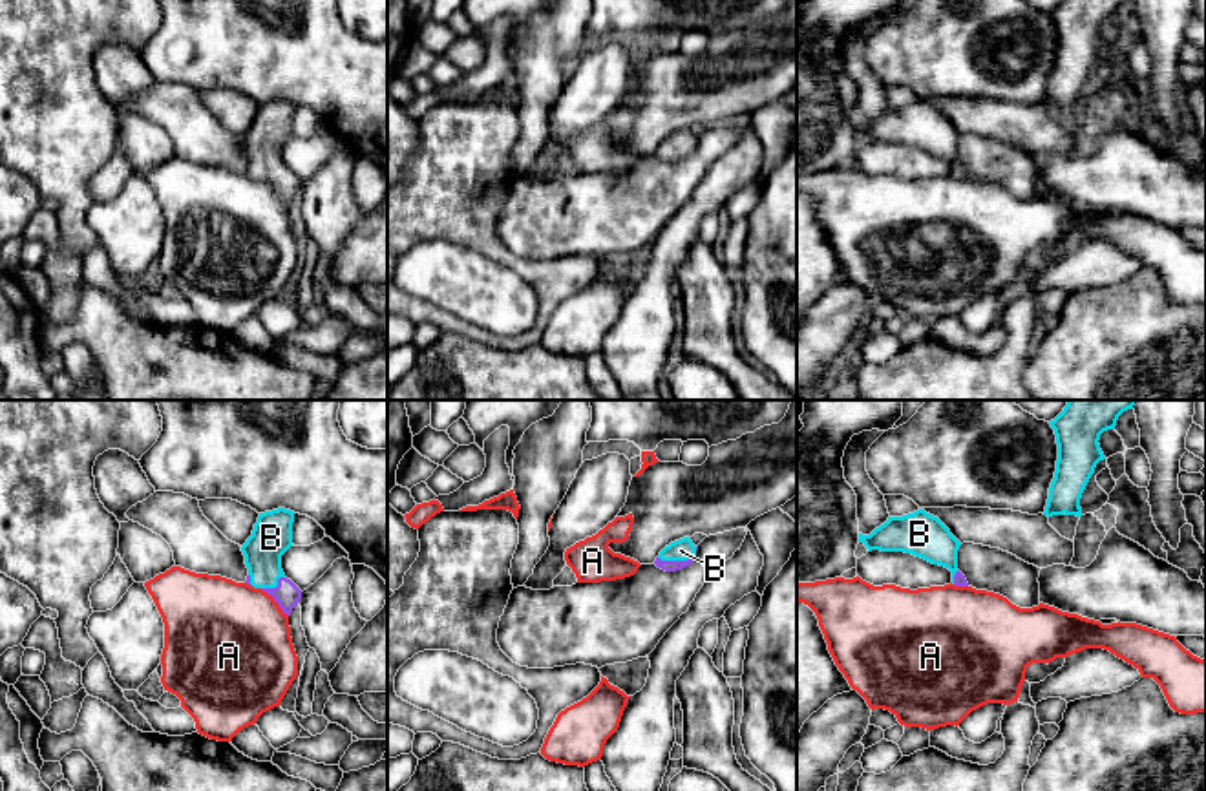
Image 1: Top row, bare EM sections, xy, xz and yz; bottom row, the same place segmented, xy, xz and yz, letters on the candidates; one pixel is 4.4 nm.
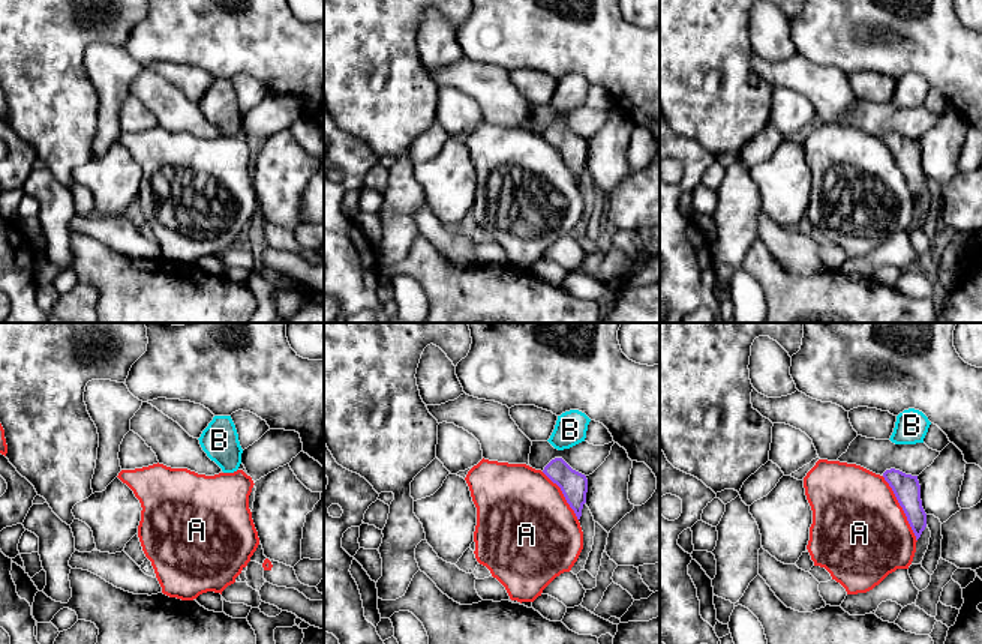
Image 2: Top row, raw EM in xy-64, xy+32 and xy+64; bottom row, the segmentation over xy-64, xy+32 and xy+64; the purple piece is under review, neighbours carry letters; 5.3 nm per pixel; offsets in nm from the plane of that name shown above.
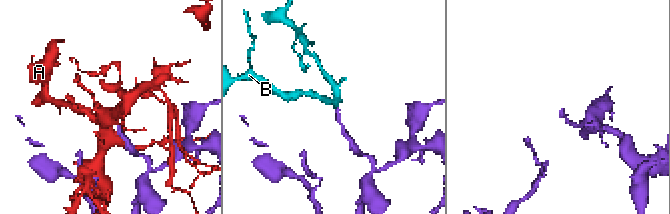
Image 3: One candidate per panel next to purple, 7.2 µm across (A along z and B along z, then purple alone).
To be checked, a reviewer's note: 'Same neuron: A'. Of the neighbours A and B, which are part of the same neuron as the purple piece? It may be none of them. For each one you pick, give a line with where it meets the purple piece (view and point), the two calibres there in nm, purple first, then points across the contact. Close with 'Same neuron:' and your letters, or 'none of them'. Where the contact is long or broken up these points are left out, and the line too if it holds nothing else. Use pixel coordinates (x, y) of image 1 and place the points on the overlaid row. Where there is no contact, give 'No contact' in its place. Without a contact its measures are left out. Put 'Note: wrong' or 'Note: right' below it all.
B: Touches purple at xz (677, 561). Thickness 50 nm (purple) against 100 nm. Path across: xz (666, 565), (677, 561), (680, 550)
Same neuron: B
Note: wrong

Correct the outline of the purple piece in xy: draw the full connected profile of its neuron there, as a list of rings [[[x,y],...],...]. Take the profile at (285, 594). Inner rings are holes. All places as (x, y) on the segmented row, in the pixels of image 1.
[[[285,508],[259,513],[241,546],[249,568],[245,583],[272,596],[287,616],[302,599],[302,590],[281,570],[281,555],[292,546],[292,522],[294,512]]]

